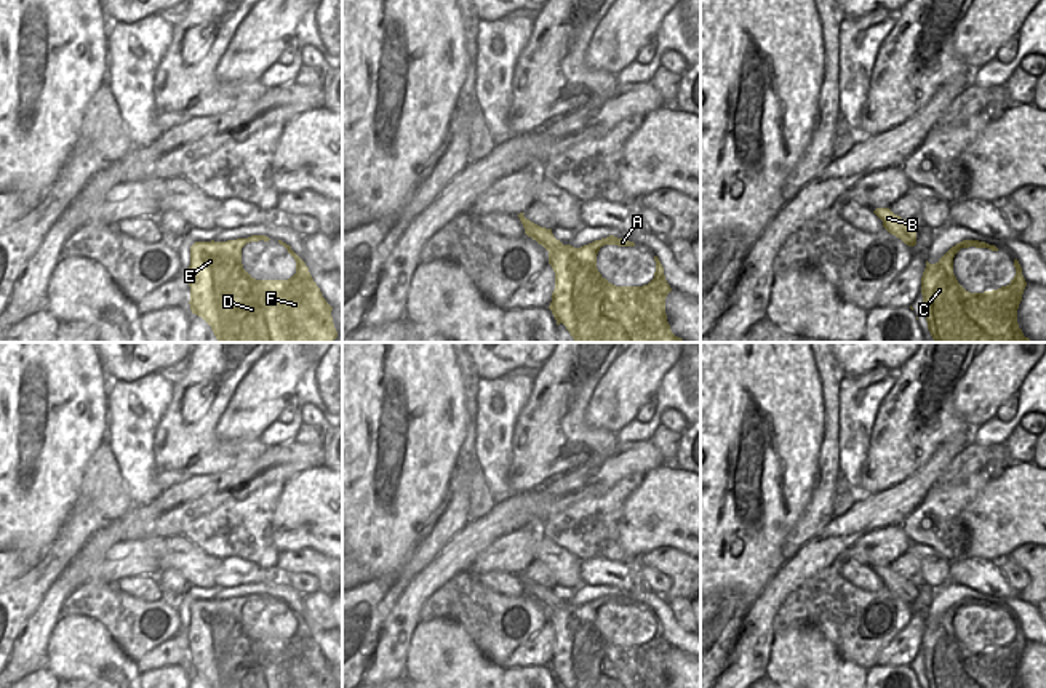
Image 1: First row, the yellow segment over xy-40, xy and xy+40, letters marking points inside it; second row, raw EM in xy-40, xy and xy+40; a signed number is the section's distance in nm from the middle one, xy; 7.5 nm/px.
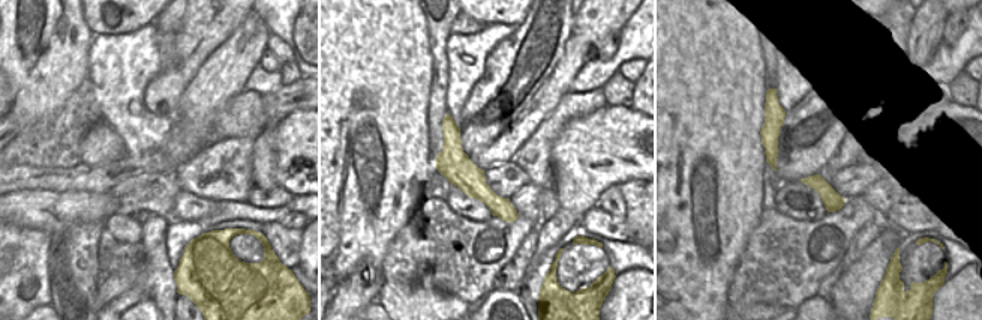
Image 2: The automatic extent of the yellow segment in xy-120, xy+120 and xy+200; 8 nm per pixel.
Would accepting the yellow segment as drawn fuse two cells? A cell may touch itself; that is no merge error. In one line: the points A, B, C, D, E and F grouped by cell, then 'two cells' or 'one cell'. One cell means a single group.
groups A B C D E F; one cell

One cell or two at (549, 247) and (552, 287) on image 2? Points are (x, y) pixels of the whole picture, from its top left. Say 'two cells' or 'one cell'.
two cells

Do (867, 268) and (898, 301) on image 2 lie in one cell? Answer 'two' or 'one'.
two

